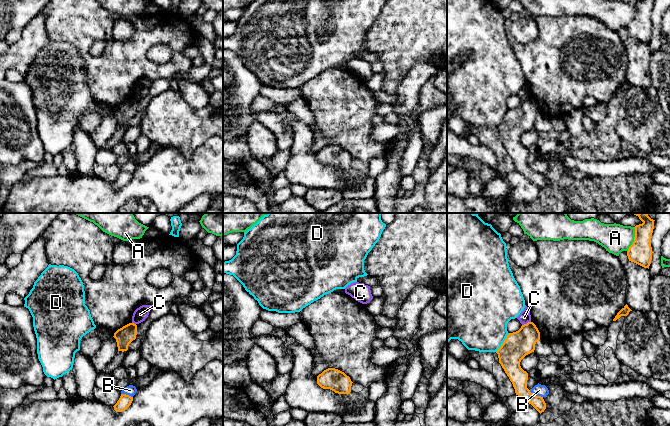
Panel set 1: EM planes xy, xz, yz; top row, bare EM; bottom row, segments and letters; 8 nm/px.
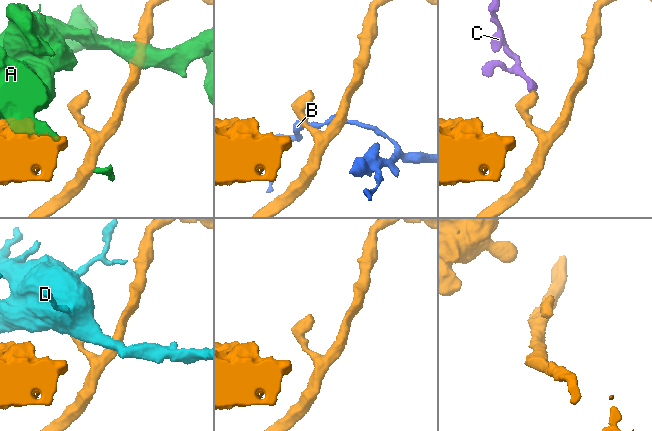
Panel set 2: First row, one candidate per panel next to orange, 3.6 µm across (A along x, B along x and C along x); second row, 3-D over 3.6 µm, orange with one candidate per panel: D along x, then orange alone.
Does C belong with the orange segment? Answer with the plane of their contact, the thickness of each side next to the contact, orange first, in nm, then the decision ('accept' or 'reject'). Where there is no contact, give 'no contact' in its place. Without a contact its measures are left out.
yz | 220/90 nm | reject

